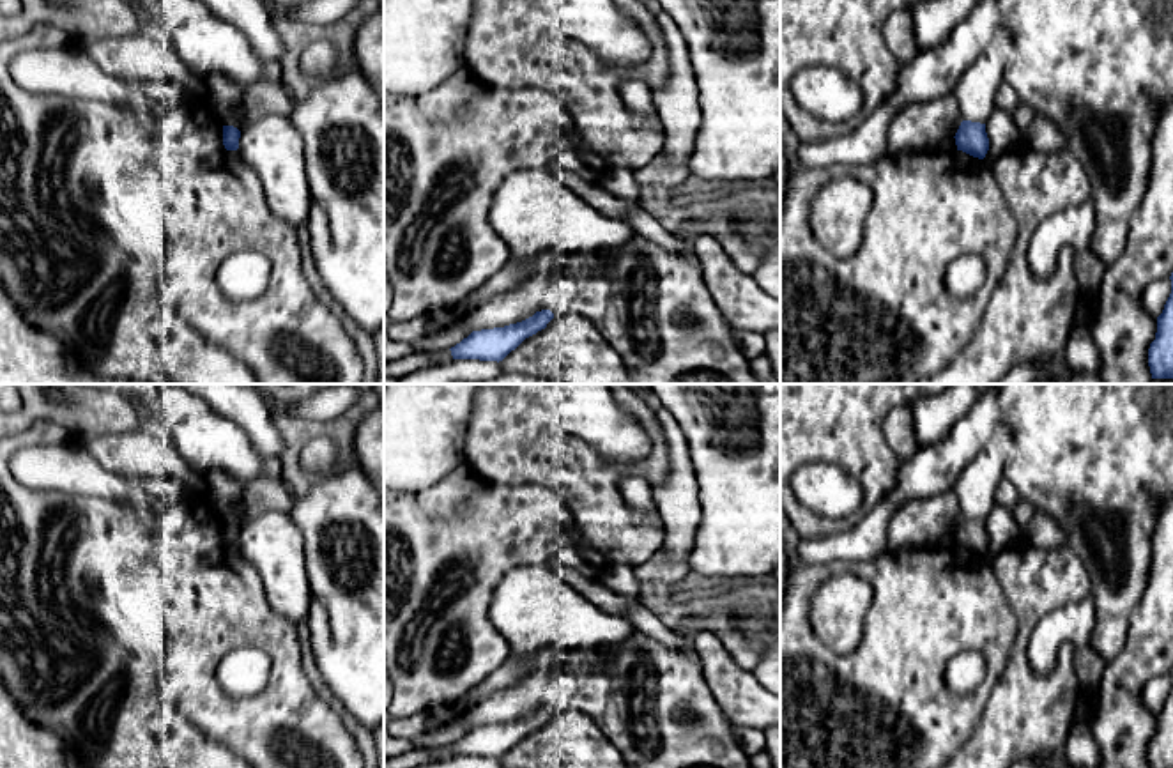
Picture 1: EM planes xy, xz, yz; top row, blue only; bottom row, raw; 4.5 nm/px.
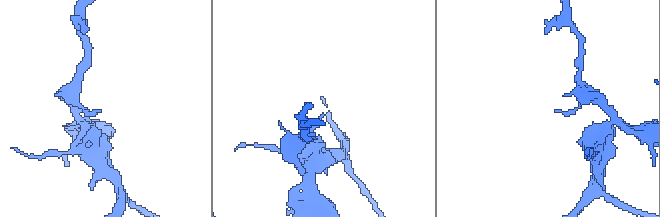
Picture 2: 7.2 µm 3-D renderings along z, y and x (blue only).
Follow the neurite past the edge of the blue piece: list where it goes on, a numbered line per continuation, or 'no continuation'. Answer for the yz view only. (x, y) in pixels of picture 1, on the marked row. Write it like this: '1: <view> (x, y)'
no continuation

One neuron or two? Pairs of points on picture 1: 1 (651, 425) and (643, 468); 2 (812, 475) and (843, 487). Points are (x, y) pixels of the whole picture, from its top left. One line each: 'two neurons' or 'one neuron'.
1: one neuron
2: one neuron

